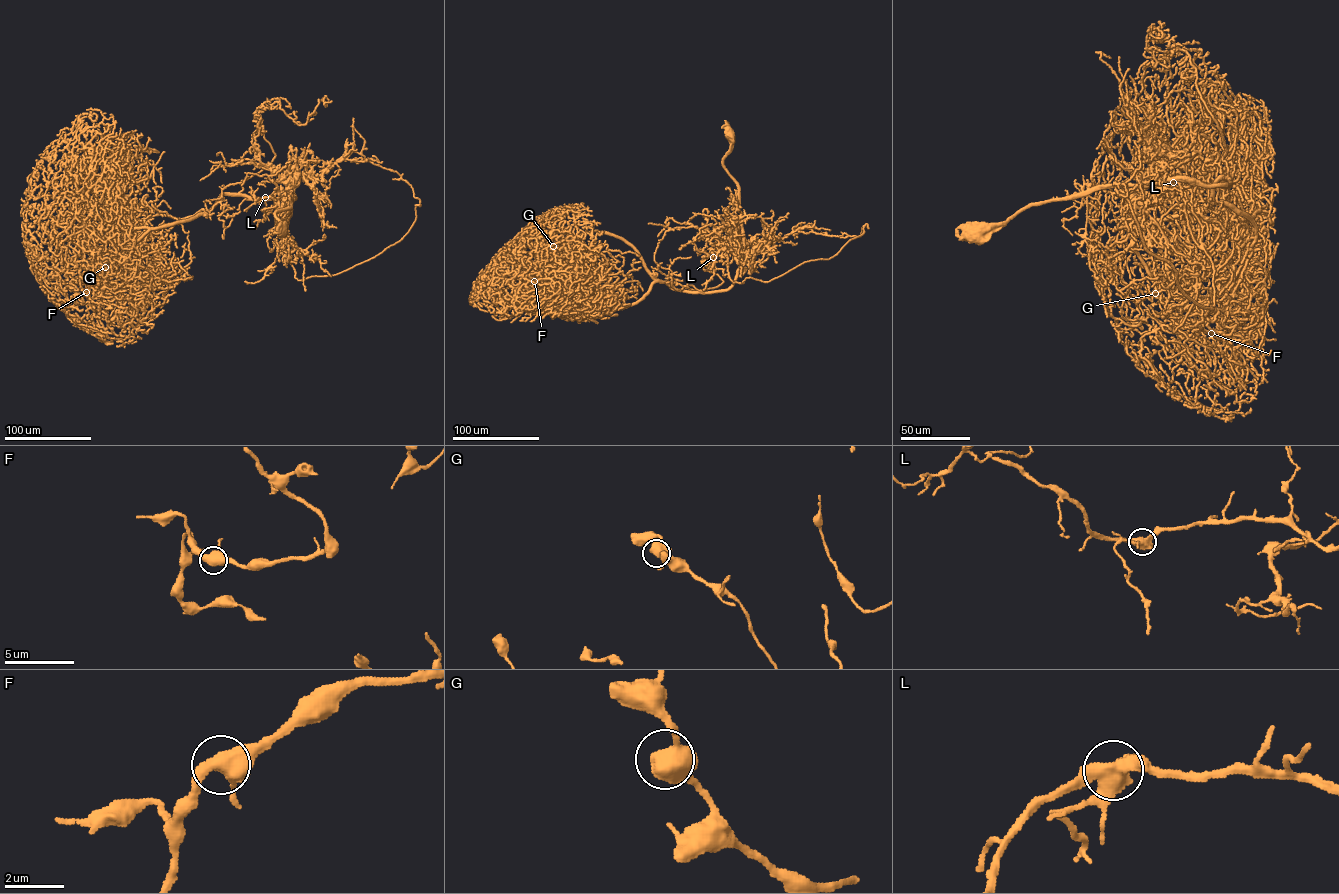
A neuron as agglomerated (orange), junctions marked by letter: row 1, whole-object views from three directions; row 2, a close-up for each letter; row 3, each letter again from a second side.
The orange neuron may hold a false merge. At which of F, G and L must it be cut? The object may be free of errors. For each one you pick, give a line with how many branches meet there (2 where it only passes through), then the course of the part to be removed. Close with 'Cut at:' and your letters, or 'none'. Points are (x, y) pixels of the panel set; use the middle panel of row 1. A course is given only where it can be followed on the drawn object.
L: Branches: 3. Course of the part to remove: (713, 257), (734, 282), (767, 282), (832, 257), (868, 228), (860, 236), (830, 236), (801, 223)
Cut at: L

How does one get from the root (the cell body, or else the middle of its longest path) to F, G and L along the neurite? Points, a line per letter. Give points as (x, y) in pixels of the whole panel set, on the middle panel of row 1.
F: (729, 132), (723, 166), (744, 247), (727, 289), (673, 290), (597, 230), (552, 280), (534, 281)
G: (729, 132), (723, 166), (744, 247), (727, 289), (673, 290), (597, 230), (562, 261), (553, 246)
L: (729, 132), (730, 150), (723, 166), (738, 188), (744, 247), (740, 252), (727, 248), (725, 257), (713, 257)

